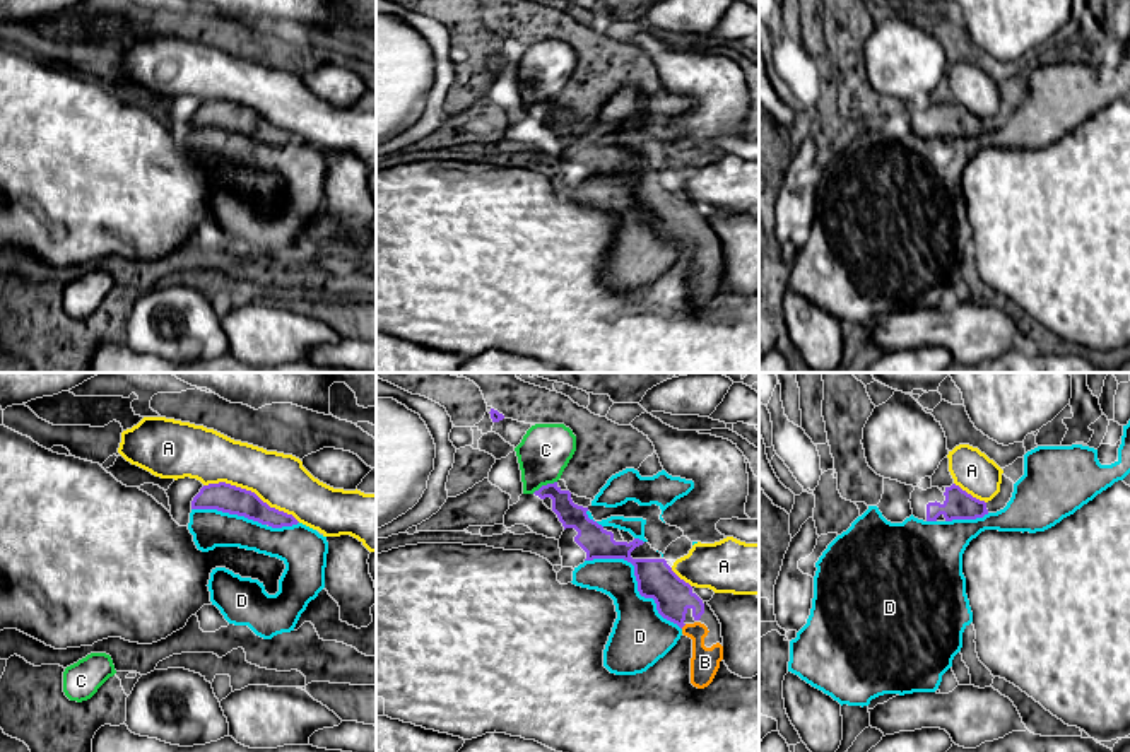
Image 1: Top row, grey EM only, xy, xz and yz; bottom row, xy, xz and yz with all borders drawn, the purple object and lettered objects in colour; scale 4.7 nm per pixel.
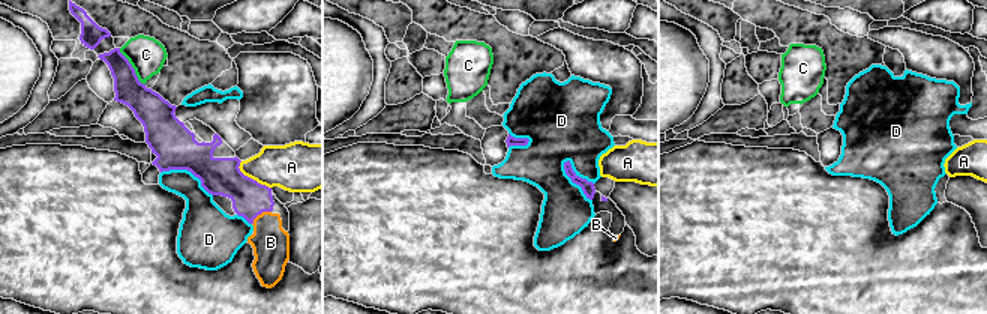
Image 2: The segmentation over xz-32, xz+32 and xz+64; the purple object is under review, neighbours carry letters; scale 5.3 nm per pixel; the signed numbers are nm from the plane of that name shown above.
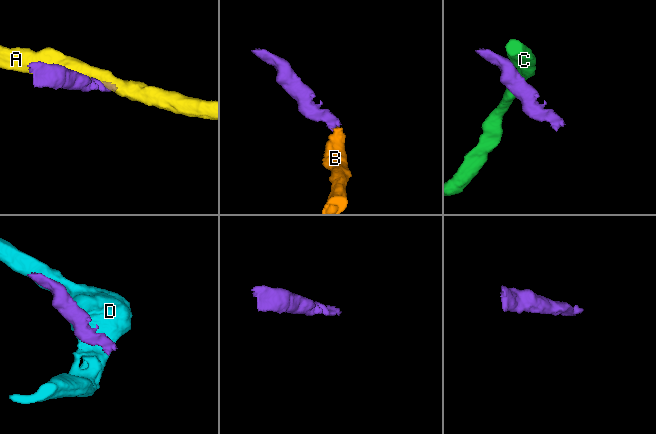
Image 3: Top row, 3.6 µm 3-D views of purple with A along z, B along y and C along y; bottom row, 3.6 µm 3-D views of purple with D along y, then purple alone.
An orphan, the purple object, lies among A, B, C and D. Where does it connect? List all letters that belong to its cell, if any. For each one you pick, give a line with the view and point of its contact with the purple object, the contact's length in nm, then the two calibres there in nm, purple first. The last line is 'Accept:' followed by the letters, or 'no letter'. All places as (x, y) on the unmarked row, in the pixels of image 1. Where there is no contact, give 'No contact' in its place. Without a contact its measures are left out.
B: Touches purple at xz (682, 243). Shared border 40 nm. Thickness 180 nm (purple) against 140 nm
Accept: B

